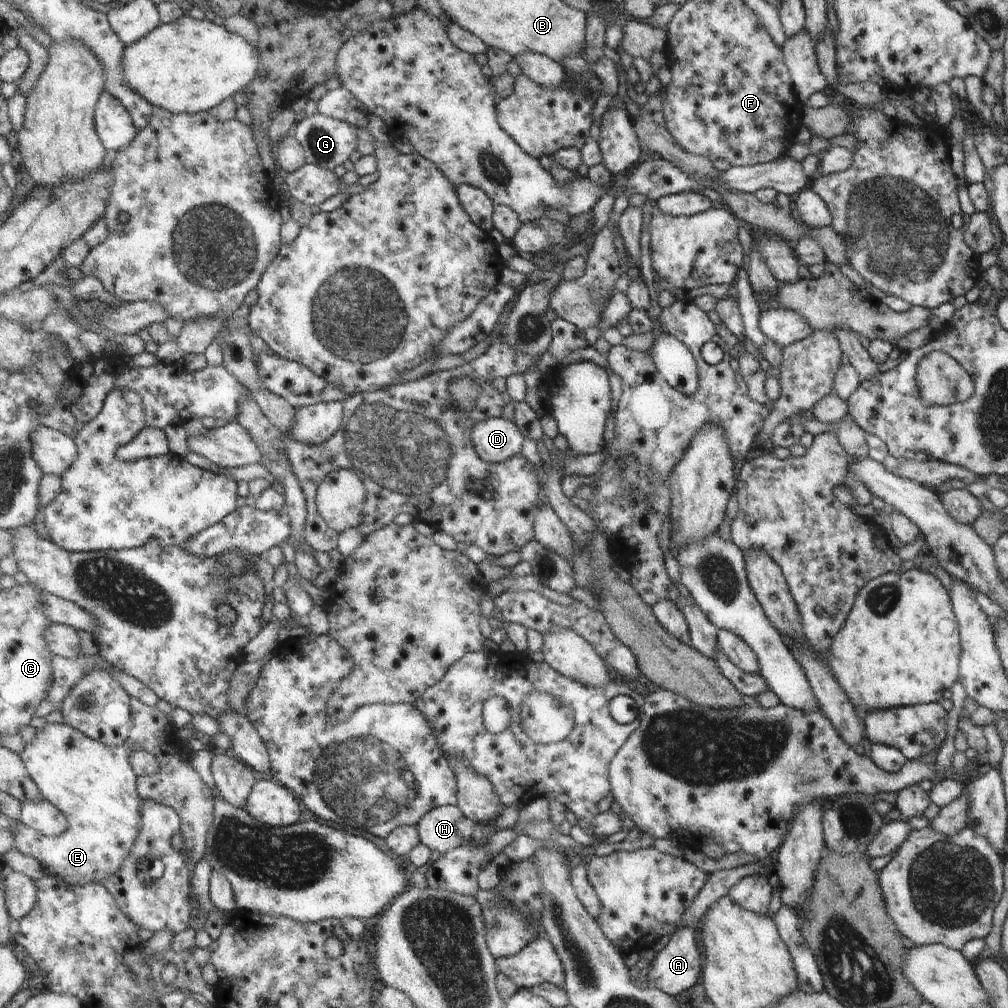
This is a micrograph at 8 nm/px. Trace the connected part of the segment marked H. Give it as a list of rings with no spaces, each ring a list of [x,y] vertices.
[[[445,805],[429,811],[416,827],[421,843],[435,855],[444,855],[469,843],[477,826],[479,823],[466,817],[458,806]]]

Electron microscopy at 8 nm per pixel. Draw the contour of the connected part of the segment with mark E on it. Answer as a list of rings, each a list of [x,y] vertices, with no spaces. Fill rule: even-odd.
[[[65,722],[46,723],[42,730],[35,733],[31,742],[25,744],[19,755],[44,798],[66,814],[70,827],[61,836],[48,837],[19,821],[18,827],[8,829],[14,838],[13,848],[35,858],[45,876],[61,878],[71,886],[95,882],[102,884],[119,871],[138,839],[142,820],[143,802],[138,789],[140,777],[130,761],[133,751],[124,746],[106,745]]]

